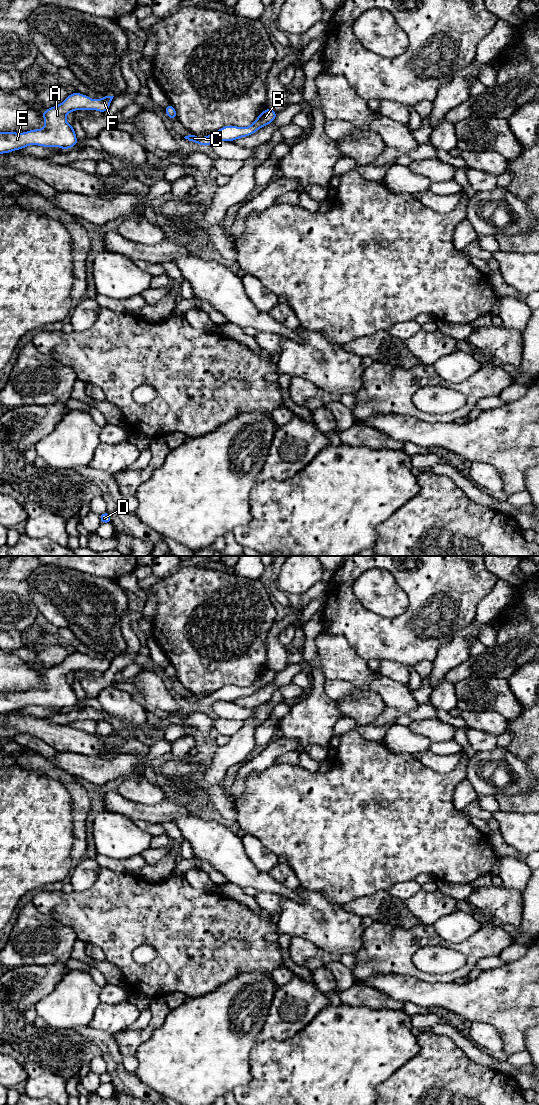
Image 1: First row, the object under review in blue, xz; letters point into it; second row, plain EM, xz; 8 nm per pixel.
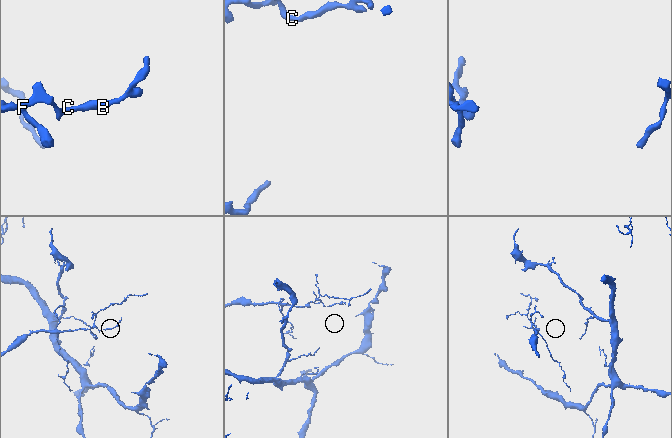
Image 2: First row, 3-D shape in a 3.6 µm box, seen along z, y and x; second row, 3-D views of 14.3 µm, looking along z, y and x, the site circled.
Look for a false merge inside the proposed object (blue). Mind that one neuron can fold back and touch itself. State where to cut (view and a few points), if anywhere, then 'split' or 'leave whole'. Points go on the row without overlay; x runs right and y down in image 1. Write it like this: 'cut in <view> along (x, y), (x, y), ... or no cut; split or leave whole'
no cut; leave whole

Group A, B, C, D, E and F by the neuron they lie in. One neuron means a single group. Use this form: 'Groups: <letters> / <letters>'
Groups: A B C D E F

